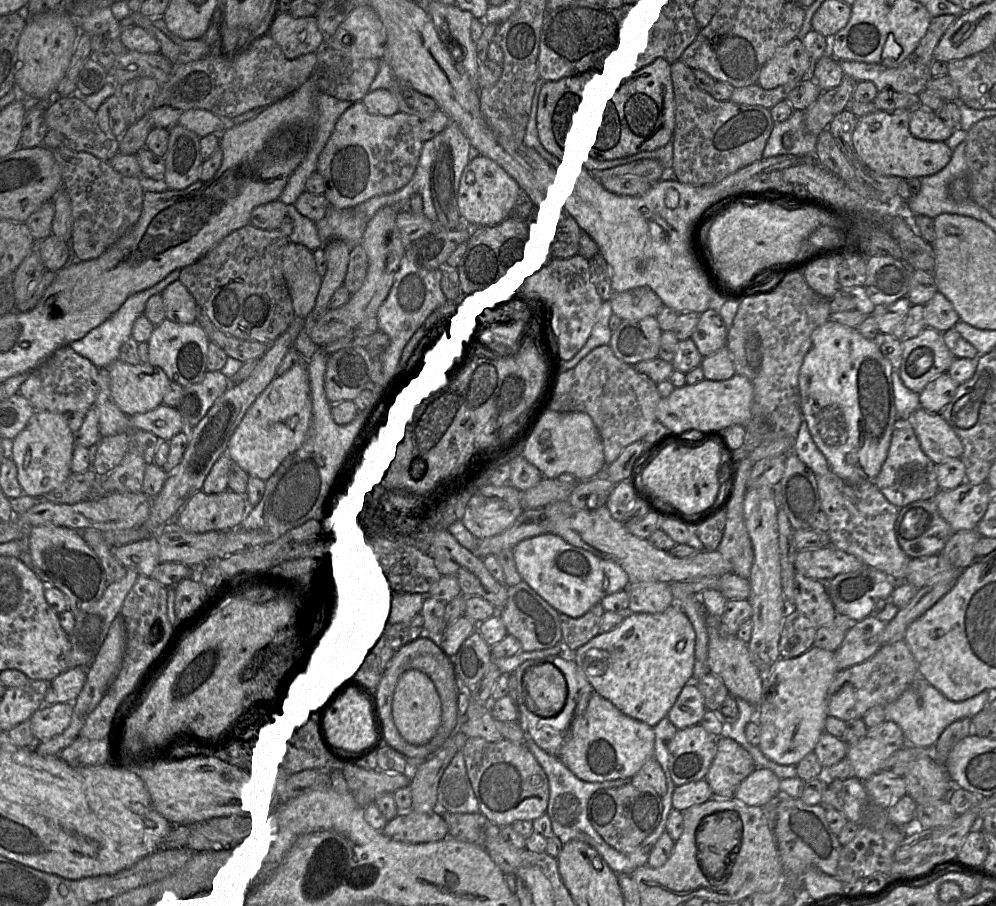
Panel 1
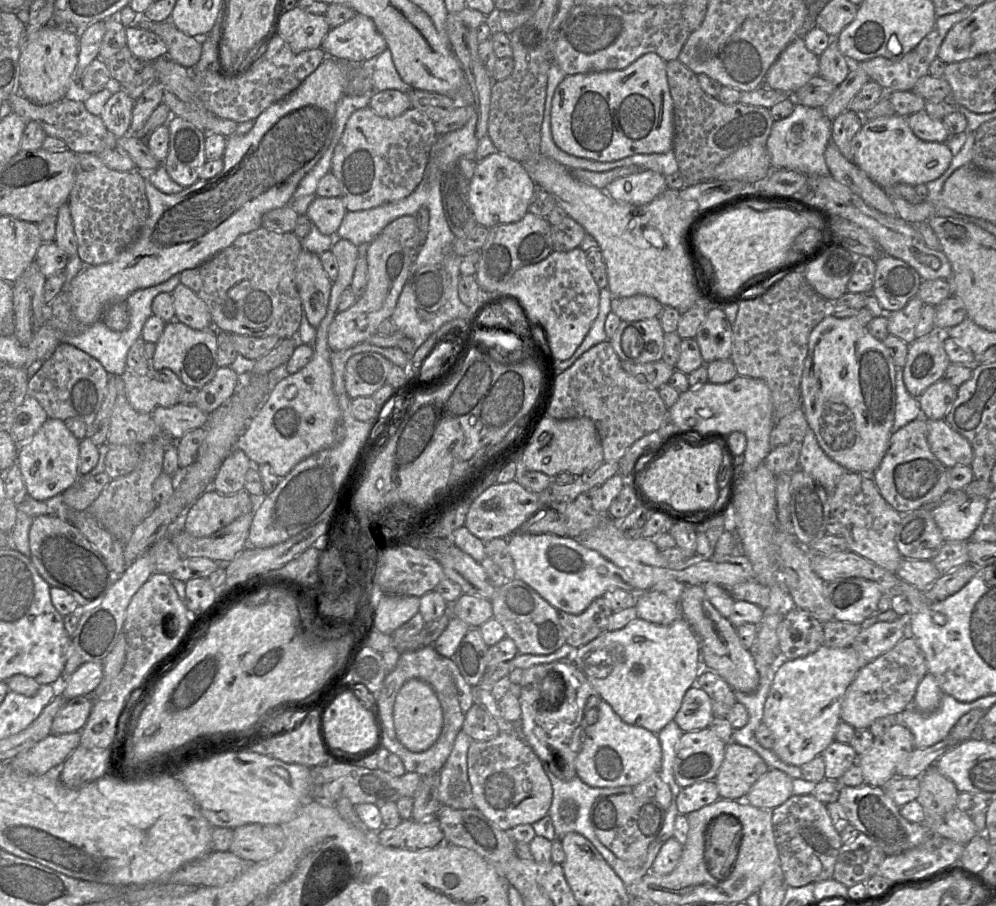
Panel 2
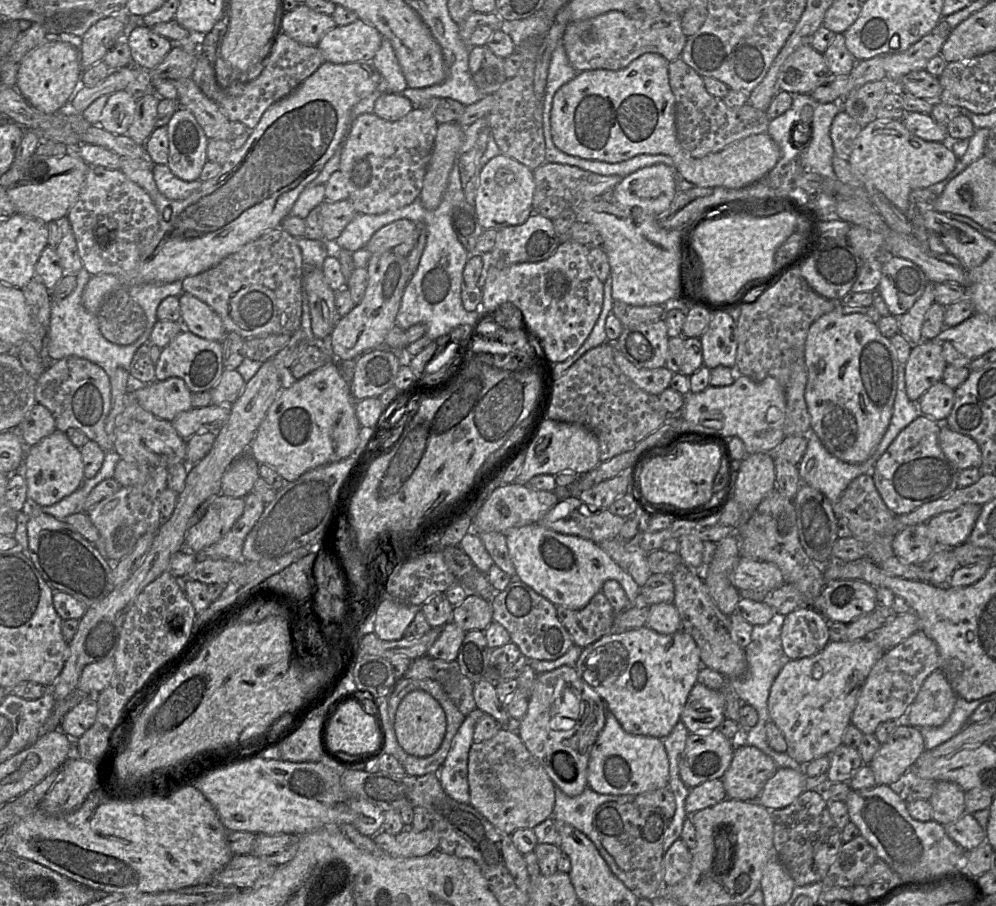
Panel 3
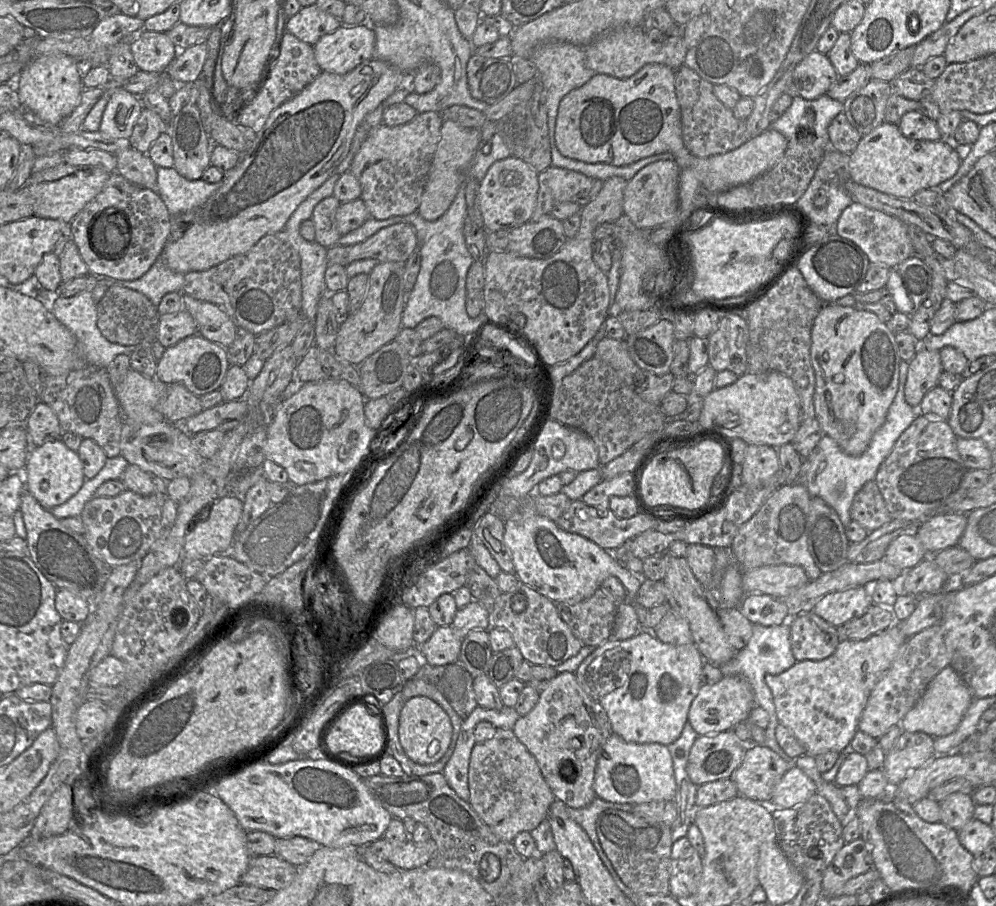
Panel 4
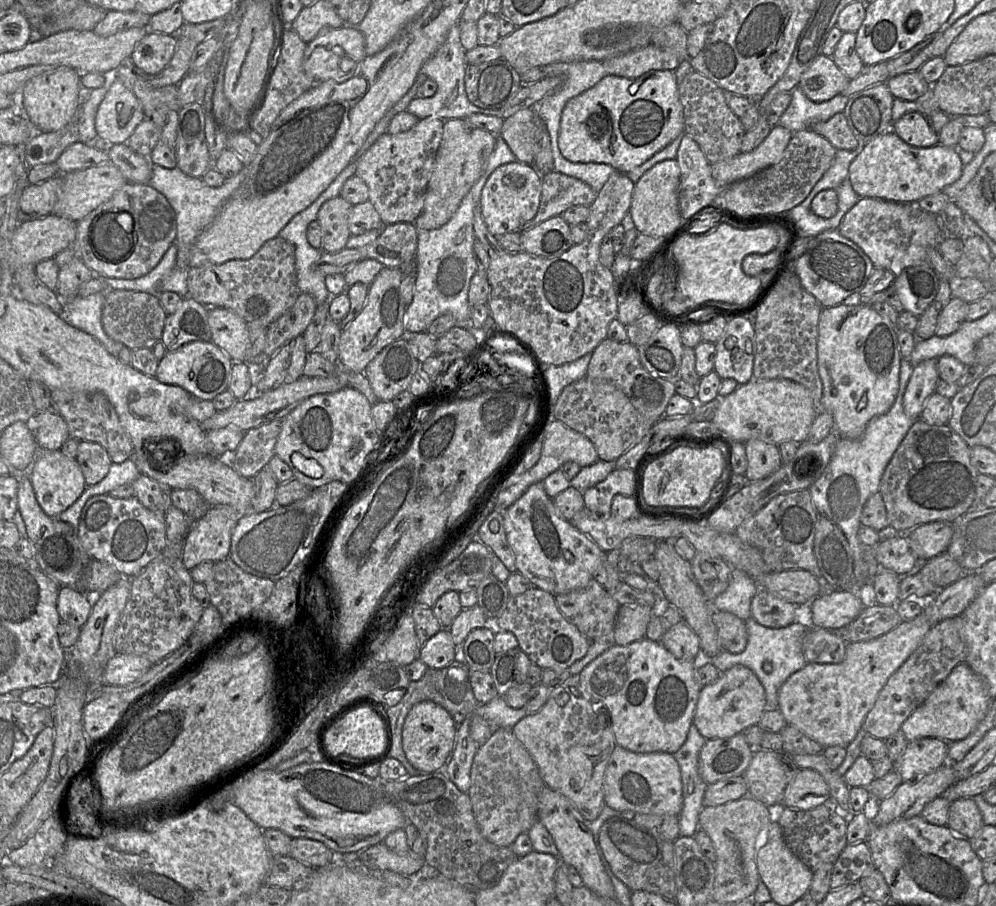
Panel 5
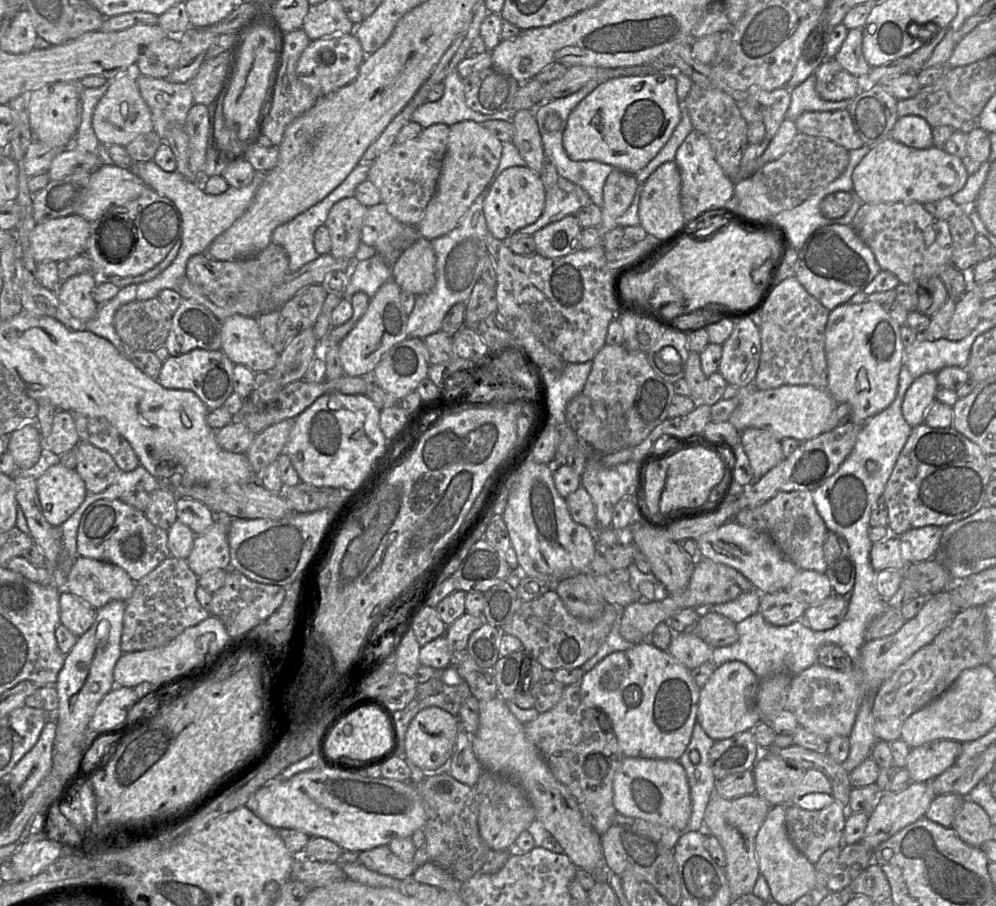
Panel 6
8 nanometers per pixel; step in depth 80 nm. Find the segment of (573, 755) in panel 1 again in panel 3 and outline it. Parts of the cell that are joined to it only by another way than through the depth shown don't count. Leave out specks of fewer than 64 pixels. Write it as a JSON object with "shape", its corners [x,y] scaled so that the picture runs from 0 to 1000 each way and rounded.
{"shape":[[[611,784],[605,806],[593,829],[590,868],[602,876],[635,877],[671,869],[672,838],[666,818],[629,808]]]}

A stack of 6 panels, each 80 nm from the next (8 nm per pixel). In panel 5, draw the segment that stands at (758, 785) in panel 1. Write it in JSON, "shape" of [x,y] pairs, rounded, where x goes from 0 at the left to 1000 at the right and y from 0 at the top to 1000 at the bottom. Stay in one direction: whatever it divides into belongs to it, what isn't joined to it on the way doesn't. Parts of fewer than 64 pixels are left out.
{"shape":[[[803,848],[790,866],[785,890],[813,894],[833,881],[832,869],[818,850]]]}

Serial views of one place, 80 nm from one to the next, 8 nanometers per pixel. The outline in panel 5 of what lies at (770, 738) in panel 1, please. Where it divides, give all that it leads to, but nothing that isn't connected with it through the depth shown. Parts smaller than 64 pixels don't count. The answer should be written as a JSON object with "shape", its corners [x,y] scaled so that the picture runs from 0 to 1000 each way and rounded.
{"shape":[[[925,677],[876,706],[850,709],[844,732],[810,732],[793,745],[781,763],[781,783],[790,799],[799,801],[827,826],[850,826],[865,804],[870,787],[893,747],[920,717],[936,691]]]}

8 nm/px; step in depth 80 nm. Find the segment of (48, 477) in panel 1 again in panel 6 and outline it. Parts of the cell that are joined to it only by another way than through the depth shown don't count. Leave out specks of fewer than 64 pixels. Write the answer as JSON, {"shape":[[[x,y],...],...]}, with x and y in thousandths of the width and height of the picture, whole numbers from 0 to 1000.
{"shape":[[[60,510],[50,513],[36,533],[42,566],[52,581],[61,581],[86,550],[81,525]]]}

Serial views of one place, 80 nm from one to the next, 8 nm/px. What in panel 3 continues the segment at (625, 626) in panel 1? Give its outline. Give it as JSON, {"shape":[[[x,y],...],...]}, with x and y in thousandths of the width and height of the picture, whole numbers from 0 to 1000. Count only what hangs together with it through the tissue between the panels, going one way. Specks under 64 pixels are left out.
{"shape":[[[646,691],[615,696],[586,714],[577,737],[588,762],[604,770],[629,808],[666,817],[683,796],[705,730],[698,706],[686,694],[664,700]]]}

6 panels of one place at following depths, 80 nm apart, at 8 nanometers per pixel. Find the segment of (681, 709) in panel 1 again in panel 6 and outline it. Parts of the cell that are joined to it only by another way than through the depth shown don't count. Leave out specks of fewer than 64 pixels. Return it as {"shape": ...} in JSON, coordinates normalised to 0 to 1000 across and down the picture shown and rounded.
{"shape":[[[733,730],[721,736],[703,759],[700,797],[717,818],[755,806],[763,792],[759,785],[763,749],[746,731]]]}

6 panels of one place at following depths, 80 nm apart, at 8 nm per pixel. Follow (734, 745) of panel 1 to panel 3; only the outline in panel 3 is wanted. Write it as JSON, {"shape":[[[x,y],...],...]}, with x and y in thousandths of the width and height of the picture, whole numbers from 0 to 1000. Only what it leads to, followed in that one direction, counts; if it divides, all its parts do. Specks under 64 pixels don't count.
{"shape":[[[740,822],[733,845],[723,861],[730,881],[759,882],[781,848],[778,840],[760,825]]]}

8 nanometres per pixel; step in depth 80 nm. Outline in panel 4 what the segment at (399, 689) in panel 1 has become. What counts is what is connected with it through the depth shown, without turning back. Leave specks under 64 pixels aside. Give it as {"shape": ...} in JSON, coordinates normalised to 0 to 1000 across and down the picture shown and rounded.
{"shape":[[[427,768],[412,770],[401,790],[400,812],[408,833],[422,844],[436,843],[450,828],[454,817],[454,799],[451,790],[437,774]]]}

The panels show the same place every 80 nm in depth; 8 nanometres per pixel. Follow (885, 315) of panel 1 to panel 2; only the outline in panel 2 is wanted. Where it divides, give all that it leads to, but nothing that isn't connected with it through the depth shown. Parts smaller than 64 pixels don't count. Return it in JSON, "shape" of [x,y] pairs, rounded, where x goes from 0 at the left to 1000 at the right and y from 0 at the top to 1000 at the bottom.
{"shape":[[[919,327],[906,341],[890,344],[888,348],[891,348],[893,369],[901,371],[911,380],[916,379],[920,374],[919,361],[927,337]]]}

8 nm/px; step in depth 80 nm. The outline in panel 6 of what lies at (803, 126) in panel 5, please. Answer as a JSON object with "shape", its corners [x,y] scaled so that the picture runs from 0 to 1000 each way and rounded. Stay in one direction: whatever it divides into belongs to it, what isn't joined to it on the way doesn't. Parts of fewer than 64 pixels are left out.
{"shape":[[[814,82],[806,92],[793,99],[794,113],[789,130],[798,135],[807,124],[811,123],[837,123],[849,120],[853,109],[844,111],[831,111],[825,109],[818,98],[819,85]]]}

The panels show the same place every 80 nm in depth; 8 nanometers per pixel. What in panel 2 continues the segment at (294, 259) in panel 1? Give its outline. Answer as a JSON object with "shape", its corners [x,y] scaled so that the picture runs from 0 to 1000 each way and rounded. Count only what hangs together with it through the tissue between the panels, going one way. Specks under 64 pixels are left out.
{"shape":[[[303,274],[297,288],[296,310],[304,344],[311,359],[318,362],[327,348],[333,316],[320,281]]]}

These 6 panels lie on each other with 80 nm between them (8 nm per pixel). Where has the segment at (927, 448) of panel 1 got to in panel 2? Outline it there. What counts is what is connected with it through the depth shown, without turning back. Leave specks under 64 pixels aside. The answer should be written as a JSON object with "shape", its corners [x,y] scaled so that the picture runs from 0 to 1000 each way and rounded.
{"shape":[[[931,464],[932,489],[936,500],[951,517],[974,513],[977,507],[977,497],[974,488],[954,471],[950,464]]]}

